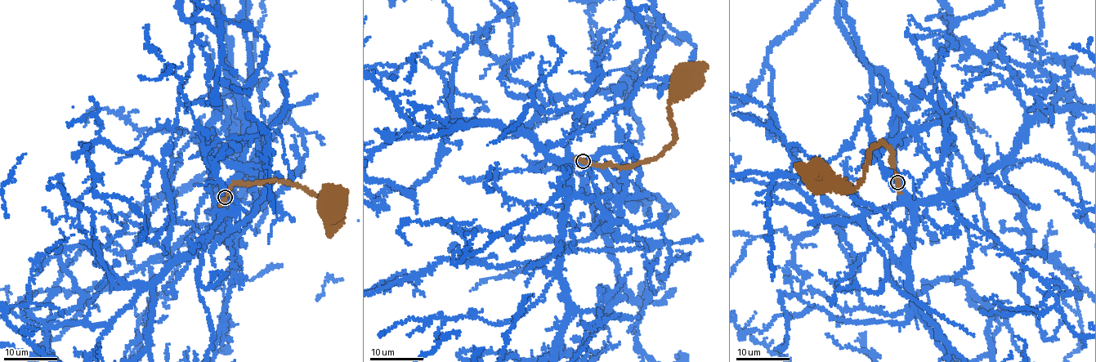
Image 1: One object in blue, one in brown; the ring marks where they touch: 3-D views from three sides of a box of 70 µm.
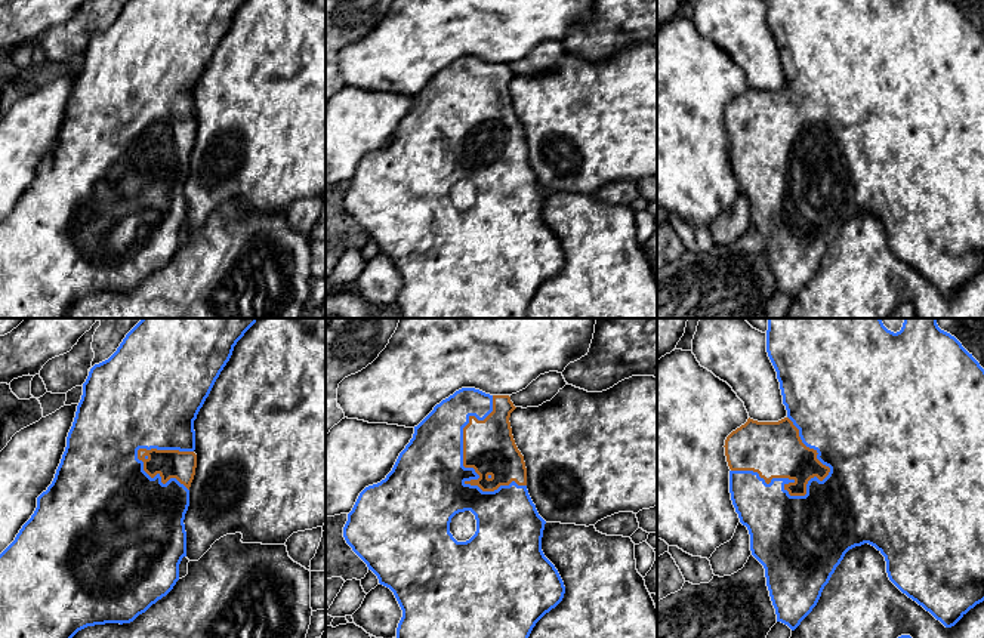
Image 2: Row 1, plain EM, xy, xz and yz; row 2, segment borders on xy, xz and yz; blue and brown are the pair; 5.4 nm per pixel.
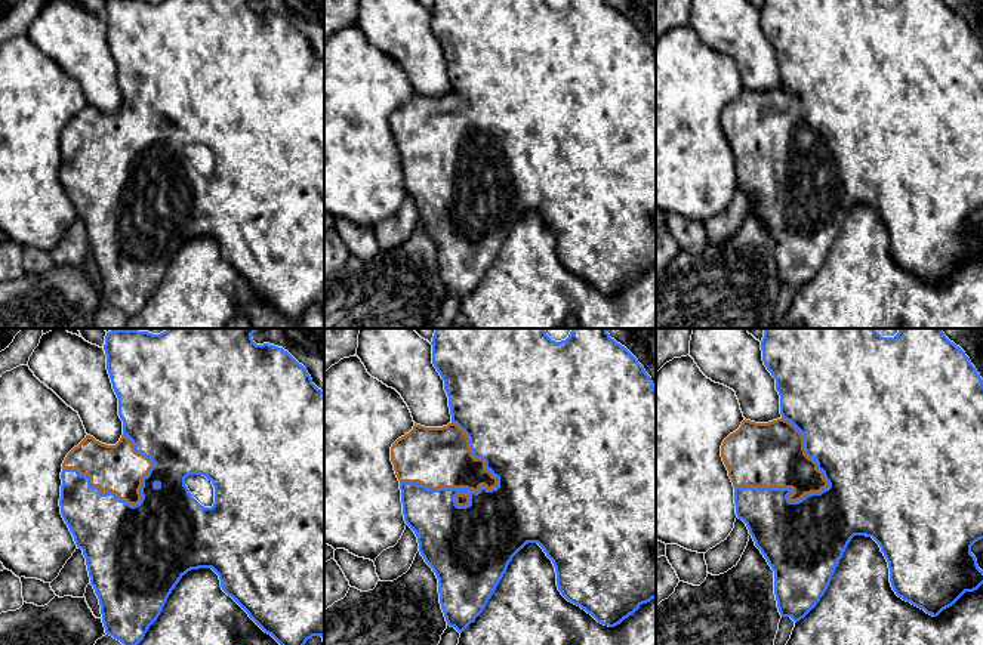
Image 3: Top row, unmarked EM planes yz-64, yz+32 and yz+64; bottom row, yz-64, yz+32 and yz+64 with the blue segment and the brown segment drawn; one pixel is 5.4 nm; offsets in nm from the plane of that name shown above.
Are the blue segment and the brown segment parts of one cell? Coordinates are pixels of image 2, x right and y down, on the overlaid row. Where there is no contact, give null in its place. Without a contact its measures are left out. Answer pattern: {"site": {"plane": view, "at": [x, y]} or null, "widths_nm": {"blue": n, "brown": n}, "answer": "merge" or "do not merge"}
{"site": {"plane": "yz", "at": [786, 483]}, "widths_nm": {"blue": 380, "brown": 300}, "answer": "merge"}

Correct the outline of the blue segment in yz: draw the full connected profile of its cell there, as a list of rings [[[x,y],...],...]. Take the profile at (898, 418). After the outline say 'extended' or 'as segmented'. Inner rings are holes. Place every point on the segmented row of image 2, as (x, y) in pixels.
[[[768,318],[766,352],[777,372],[787,416],[778,422],[758,422],[749,417],[744,425],[727,437],[724,447],[731,469],[731,500],[738,514],[740,523],[749,530],[752,555],[765,568],[766,586],[775,608],[777,622],[781,622],[795,631],[817,605],[824,586],[829,583],[845,554],[855,546],[869,543],[885,557],[888,577],[903,594],[922,605],[946,628],[954,626],[971,608],[984,601],[984,369],[954,336],[938,327],[937,318],[904,318],[903,327],[897,333],[888,330],[880,318]]]; extended

